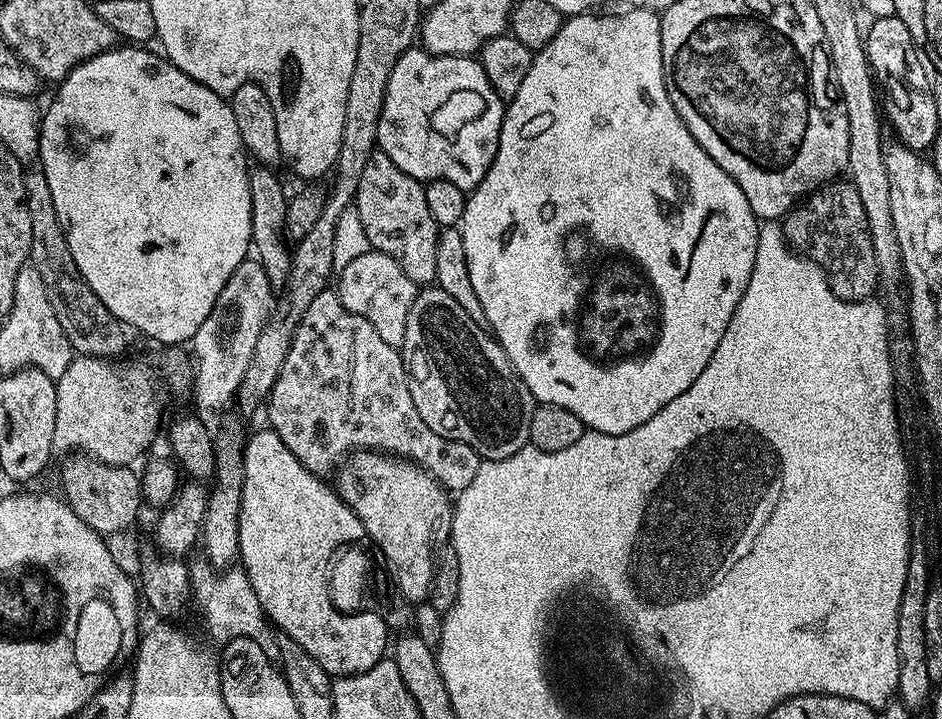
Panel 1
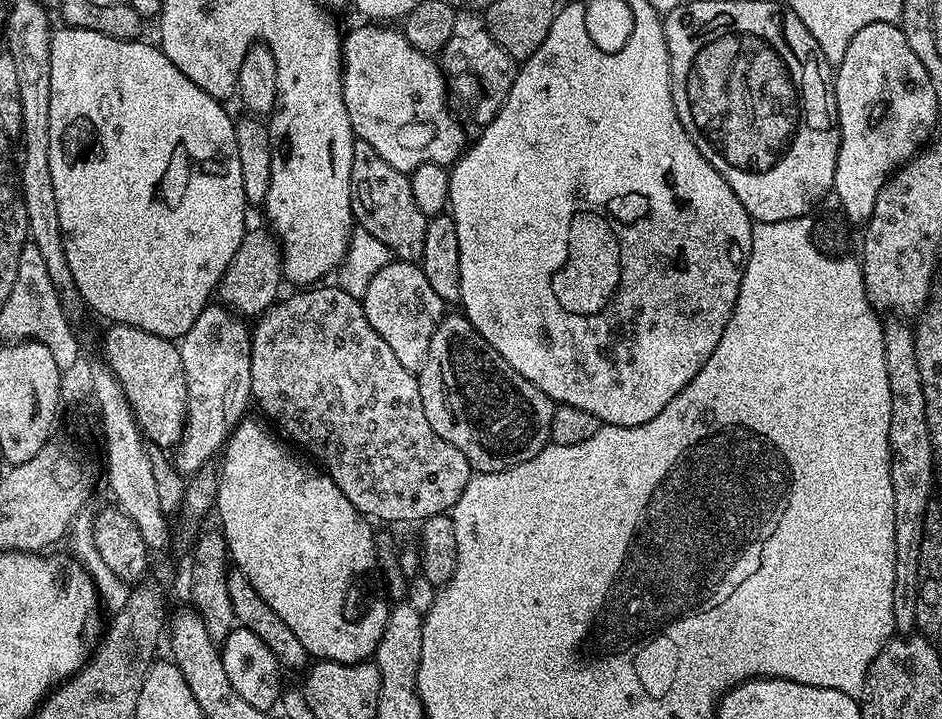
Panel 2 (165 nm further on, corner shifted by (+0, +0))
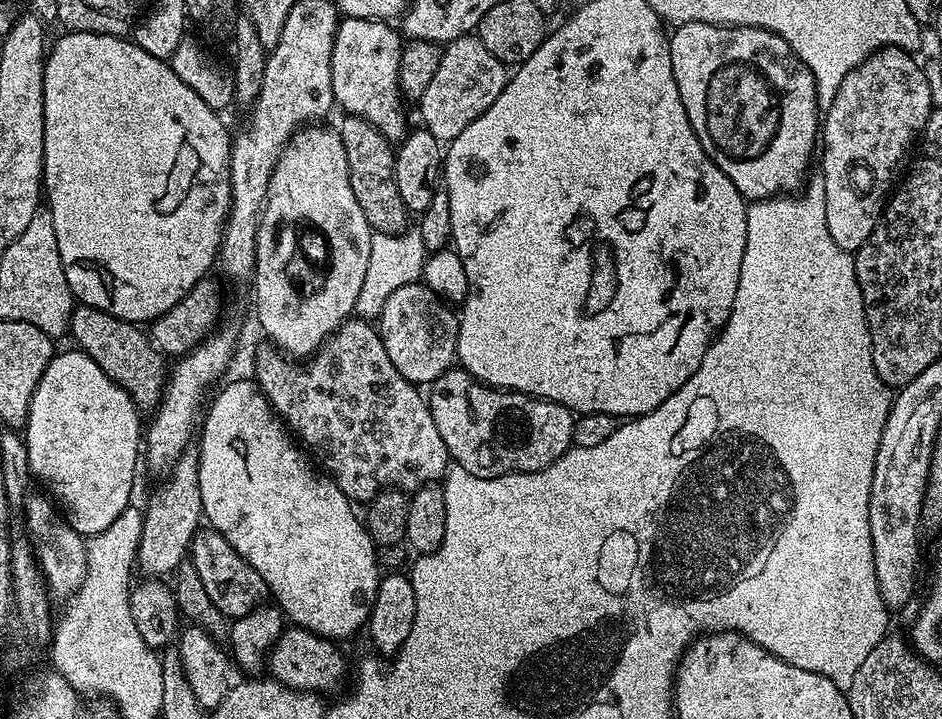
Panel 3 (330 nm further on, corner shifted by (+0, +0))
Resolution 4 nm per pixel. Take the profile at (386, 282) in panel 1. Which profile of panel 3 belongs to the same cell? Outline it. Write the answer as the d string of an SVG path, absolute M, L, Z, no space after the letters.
M422 282L404 285L390 294L378 317L378 331L390 362L402 378L417 386L432 385L453 367L459 329L457 313Z

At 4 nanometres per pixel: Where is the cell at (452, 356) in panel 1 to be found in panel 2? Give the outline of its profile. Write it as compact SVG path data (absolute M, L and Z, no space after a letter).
M463 314L441 316L438 326L434 330L434 338L430 338L430 350L426 350L426 358L419 366L418 379L422 394L422 410L426 410L426 422L430 422L430 426L434 426L434 434L438 434L438 438L450 442L450 446L454 446L454 450L462 450L462 454L466 454L468 463L476 472L501 472L510 466L518 466L518 462L526 462L537 456L551 441L550 422L554 422L554 410L557 405L546 393L538 390L538 386L534 386L526 378L522 378L522 374L518 374L518 370L514 370L514 366L510 366L510 362L506 362L506 358L502 358L502 354L498 354L498 350L494 350L494 346L490 346L490 342L486 342L486 338L482 338L482 334L478 334L478 330L474 330L474 326Z

